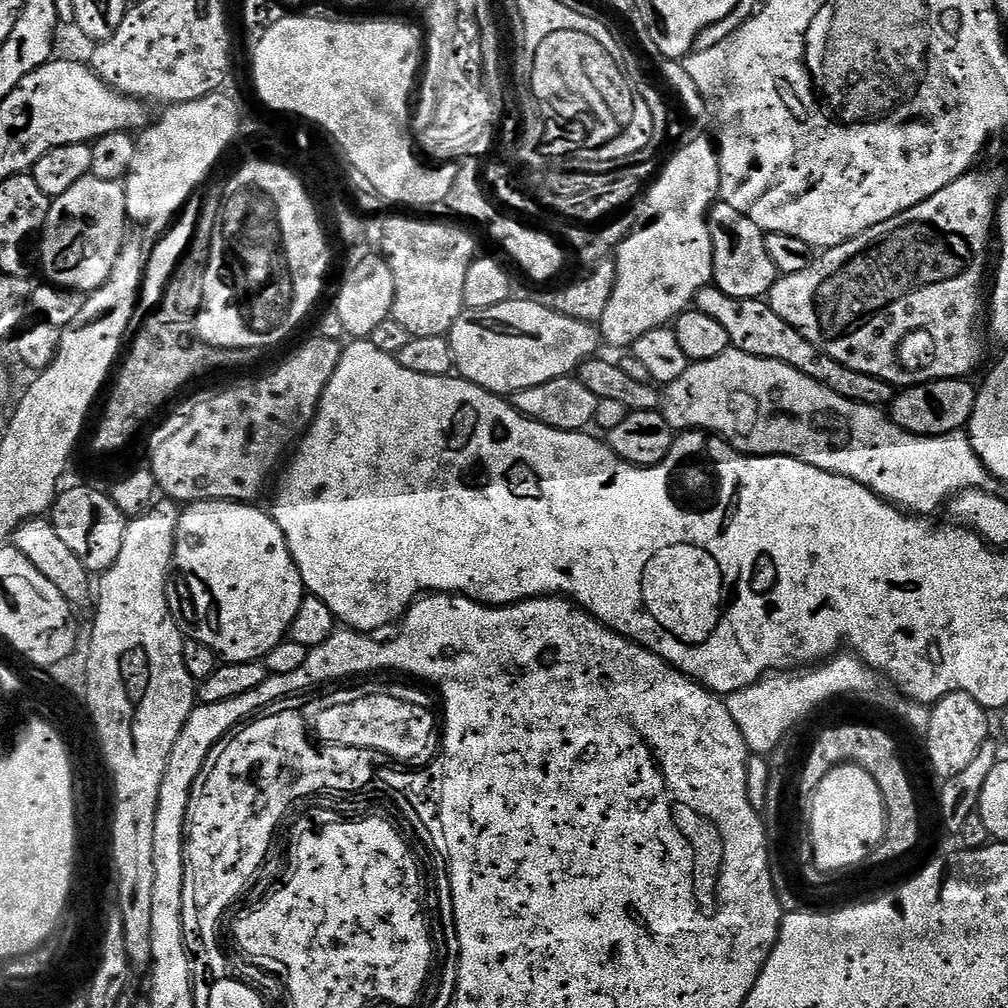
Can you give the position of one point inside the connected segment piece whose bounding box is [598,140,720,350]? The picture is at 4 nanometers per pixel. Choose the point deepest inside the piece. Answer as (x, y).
(661, 266)

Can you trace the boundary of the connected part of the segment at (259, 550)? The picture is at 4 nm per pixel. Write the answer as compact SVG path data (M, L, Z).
M199 500L181 511L176 531L174 568L184 575L184 592L196 609L192 612L191 639L210 646L223 663L263 660L274 646L282 643L288 628L302 606L306 589L298 566L286 546L282 530L271 515L252 502L235 500Z

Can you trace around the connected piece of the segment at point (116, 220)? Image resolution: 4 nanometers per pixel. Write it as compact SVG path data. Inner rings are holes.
M87 175L74 182L66 194L55 197L48 209L48 221L44 223L39 259L49 281L61 288L73 288L85 294L101 288L118 262L118 254L126 239L124 227L129 227L125 185L114 180L99 180Z

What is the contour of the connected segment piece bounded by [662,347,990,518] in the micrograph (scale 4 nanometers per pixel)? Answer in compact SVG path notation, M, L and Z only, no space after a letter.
M729 347L727 352L718 354L718 358L710 358L706 362L698 362L697 364L689 363L688 368L682 374L682 378L670 382L663 389L662 414L666 418L668 425L674 430L711 432L719 436L721 440L728 441L732 447L744 453L745 456L789 456L790 458L798 458L810 466L818 466L818 470L826 470L830 474L838 474L839 476L850 478L854 482L866 486L875 496L882 497L888 503L895 504L897 508L914 516L931 517L933 515L931 512L944 499L945 503L949 498L958 495L959 492L984 490L989 487L990 473L988 467L982 462L982 458L978 458L974 446L969 442L967 435L963 431L942 434L941 436L915 436L898 427L892 421L891 415L883 407L874 404L859 404L850 398L842 398L842 394L834 394L834 390L822 386L822 382L814 382L814 378L794 370L794 366L786 366L786 362L763 360L734 347Z

